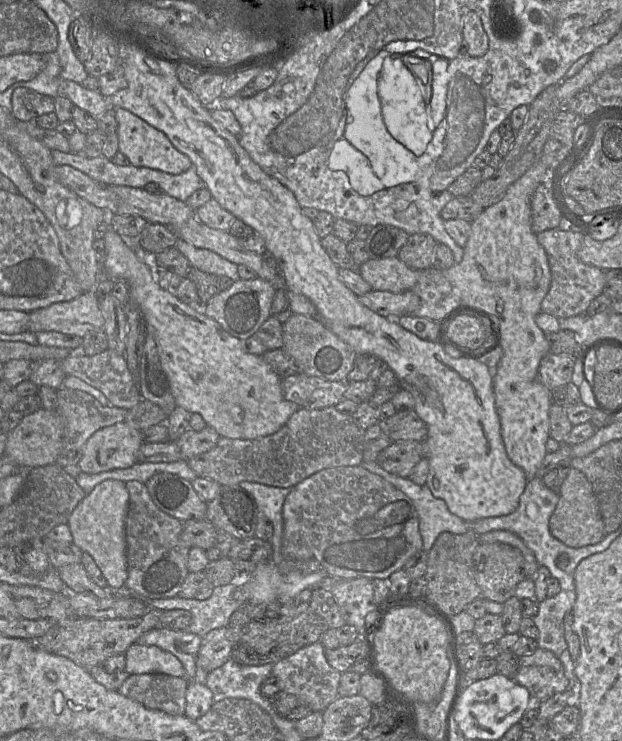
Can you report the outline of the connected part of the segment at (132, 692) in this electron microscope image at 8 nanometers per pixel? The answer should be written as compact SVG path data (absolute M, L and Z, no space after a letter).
M162 673L132 674L118 690L144 707L173 716L185 715L189 680Z

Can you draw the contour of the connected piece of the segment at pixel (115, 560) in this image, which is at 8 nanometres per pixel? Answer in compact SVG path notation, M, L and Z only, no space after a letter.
M108 479L94 487L76 506L68 519L73 544L92 556L108 582L110 590L123 593L128 577L125 521L129 492L121 480Z

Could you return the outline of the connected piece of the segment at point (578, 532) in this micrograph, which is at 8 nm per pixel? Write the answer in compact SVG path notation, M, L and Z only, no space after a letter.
M575 468L569 472L561 484L559 501L549 519L551 535L571 548L581 548L599 543L604 537L604 527L596 496L585 475Z

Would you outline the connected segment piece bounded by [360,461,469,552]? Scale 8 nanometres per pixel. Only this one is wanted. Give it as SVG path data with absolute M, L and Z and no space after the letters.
M363 461L360 466L381 476L406 494L416 509L423 550L429 552L438 536L443 532L463 534L469 530L469 523L452 514L444 500L436 498L428 486L417 485L408 477L403 478L385 471L377 462Z

